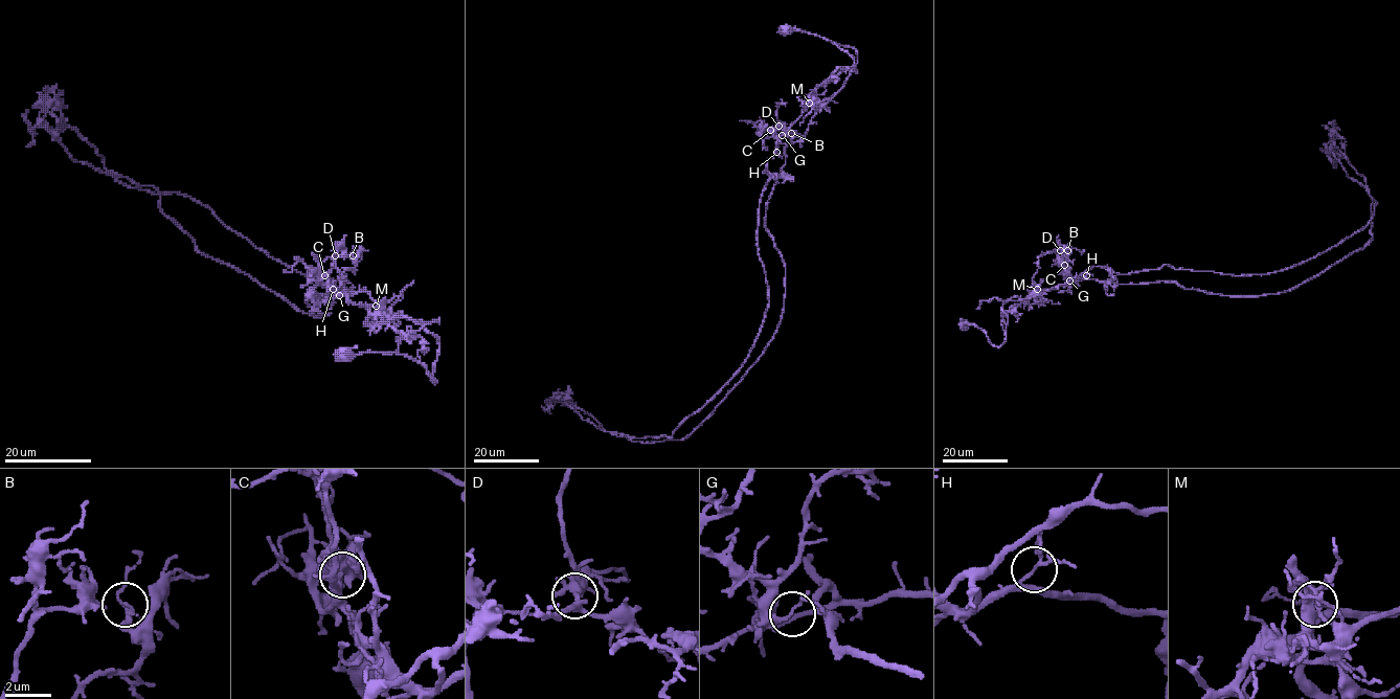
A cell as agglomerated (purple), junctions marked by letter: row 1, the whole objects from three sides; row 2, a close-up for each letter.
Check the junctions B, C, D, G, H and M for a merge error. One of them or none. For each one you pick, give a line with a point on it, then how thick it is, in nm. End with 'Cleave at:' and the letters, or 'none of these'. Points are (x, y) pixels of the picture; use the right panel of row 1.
G: (1069, 280) | 120 nm
Cleave at: G

